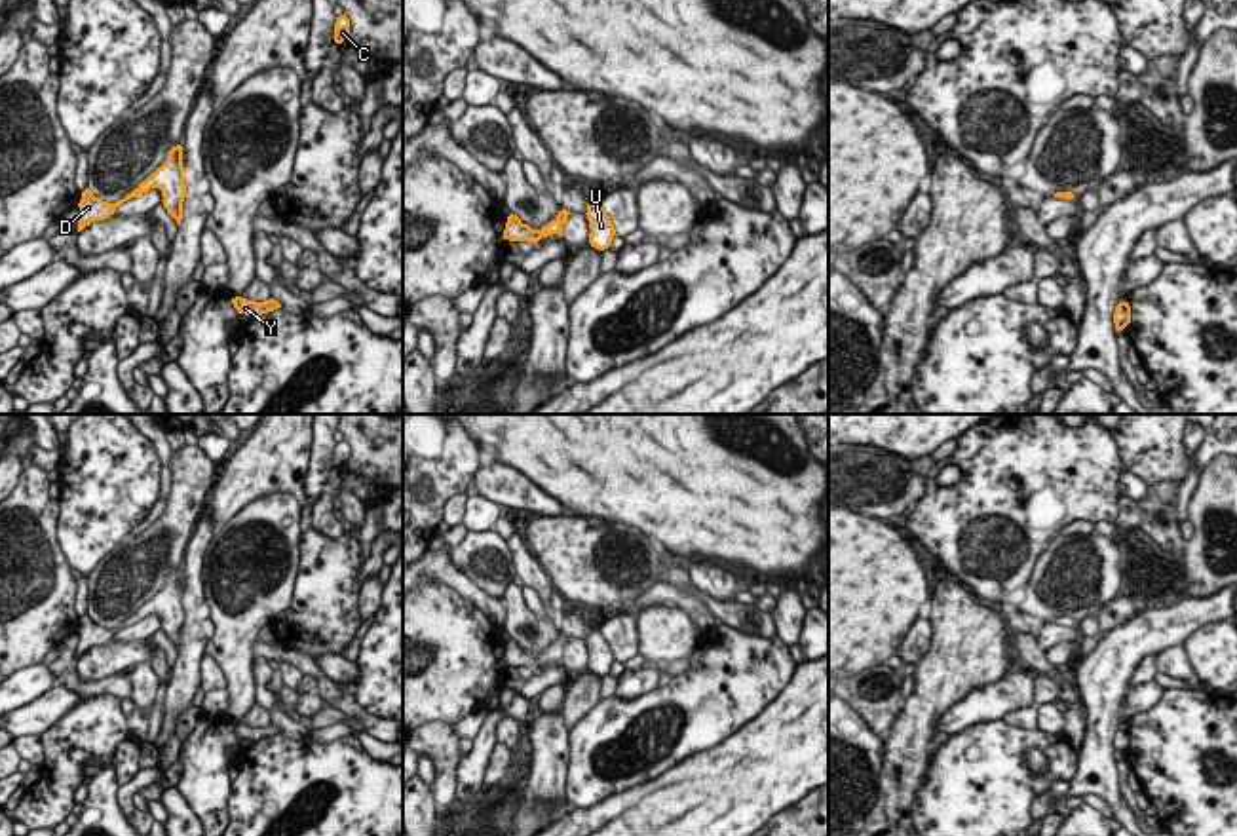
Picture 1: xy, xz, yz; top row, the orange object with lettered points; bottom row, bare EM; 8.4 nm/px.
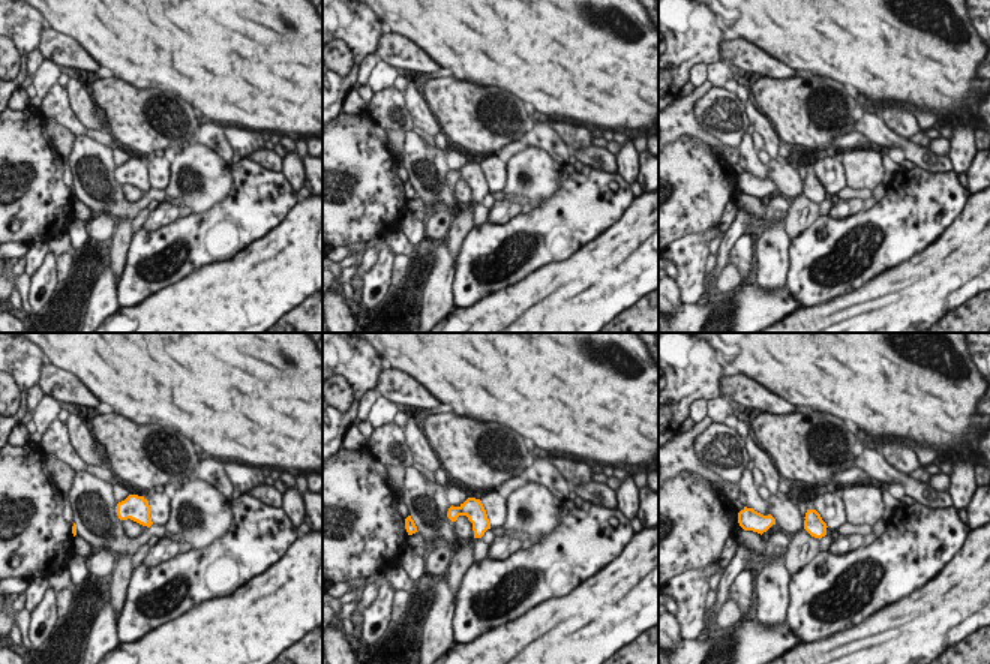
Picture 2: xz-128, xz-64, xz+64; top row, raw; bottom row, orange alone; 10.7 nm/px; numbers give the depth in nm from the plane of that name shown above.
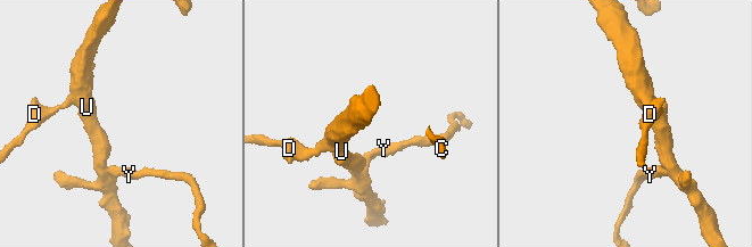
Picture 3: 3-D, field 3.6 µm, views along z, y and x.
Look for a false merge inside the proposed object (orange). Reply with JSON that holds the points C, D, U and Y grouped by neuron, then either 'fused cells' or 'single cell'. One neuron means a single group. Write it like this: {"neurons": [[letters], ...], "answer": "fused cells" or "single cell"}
{"neurons": [["C", "D", "U", "Y"]], "answer": "single cell"}

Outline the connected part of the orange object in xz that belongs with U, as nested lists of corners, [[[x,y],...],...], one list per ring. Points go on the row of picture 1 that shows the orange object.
[[[587,203],[587,220],[589,220],[589,243],[591,247],[604,251],[612,245],[612,239],[618,236],[616,228],[606,215],[606,211],[600,207],[600,203]]]

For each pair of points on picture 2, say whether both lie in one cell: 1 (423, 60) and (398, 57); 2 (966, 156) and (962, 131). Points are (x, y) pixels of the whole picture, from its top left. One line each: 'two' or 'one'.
1: one
2: one

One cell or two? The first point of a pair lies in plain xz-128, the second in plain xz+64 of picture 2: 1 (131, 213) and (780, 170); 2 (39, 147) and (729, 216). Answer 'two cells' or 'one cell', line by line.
1: two cells
2: two cells

